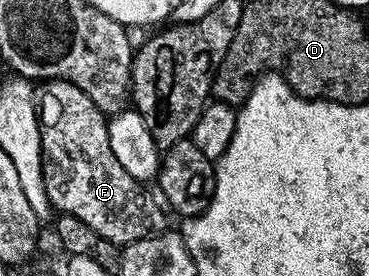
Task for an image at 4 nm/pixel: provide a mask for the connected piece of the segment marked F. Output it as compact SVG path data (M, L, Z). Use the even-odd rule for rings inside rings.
M65 79L41 82L35 92L35 106L41 127L45 193L57 212L86 221L94 233L117 245L165 230L165 208L159 202L156 204L143 191L145 188L119 165L110 149L104 113L76 85Z

